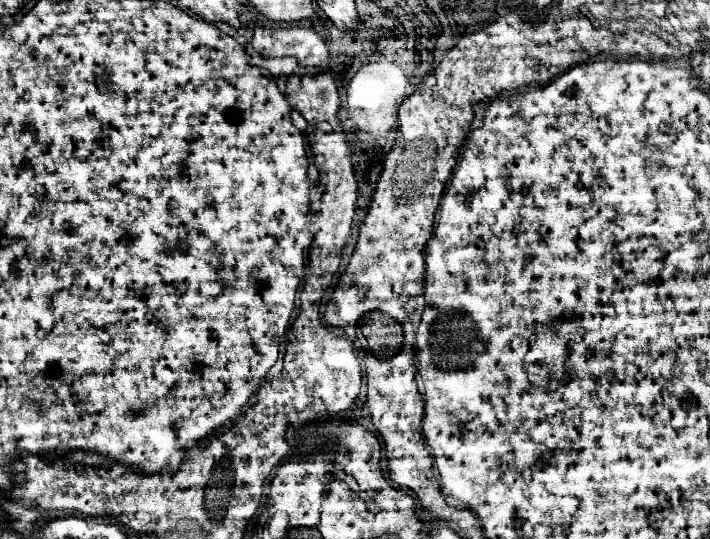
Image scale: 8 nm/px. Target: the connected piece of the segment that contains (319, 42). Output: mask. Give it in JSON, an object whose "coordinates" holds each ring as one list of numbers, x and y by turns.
{"coordinates":[[257,22,251,44,261,57,293,57,301,67,329,63,327,43,309,25,273,31]]}

